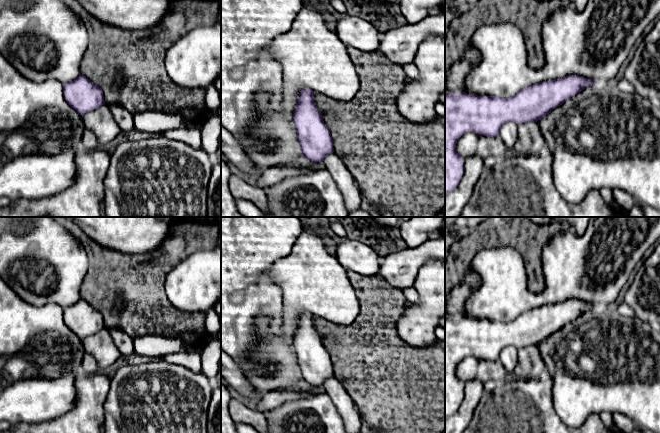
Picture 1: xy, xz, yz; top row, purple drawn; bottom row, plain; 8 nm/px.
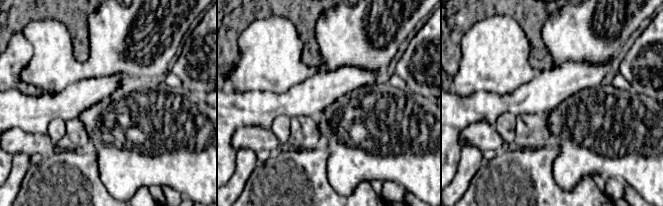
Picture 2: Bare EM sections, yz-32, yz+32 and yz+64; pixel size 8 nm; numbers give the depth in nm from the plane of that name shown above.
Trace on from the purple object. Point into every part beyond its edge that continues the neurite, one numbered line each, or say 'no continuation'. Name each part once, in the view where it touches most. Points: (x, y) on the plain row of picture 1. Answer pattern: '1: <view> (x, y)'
no continuation

